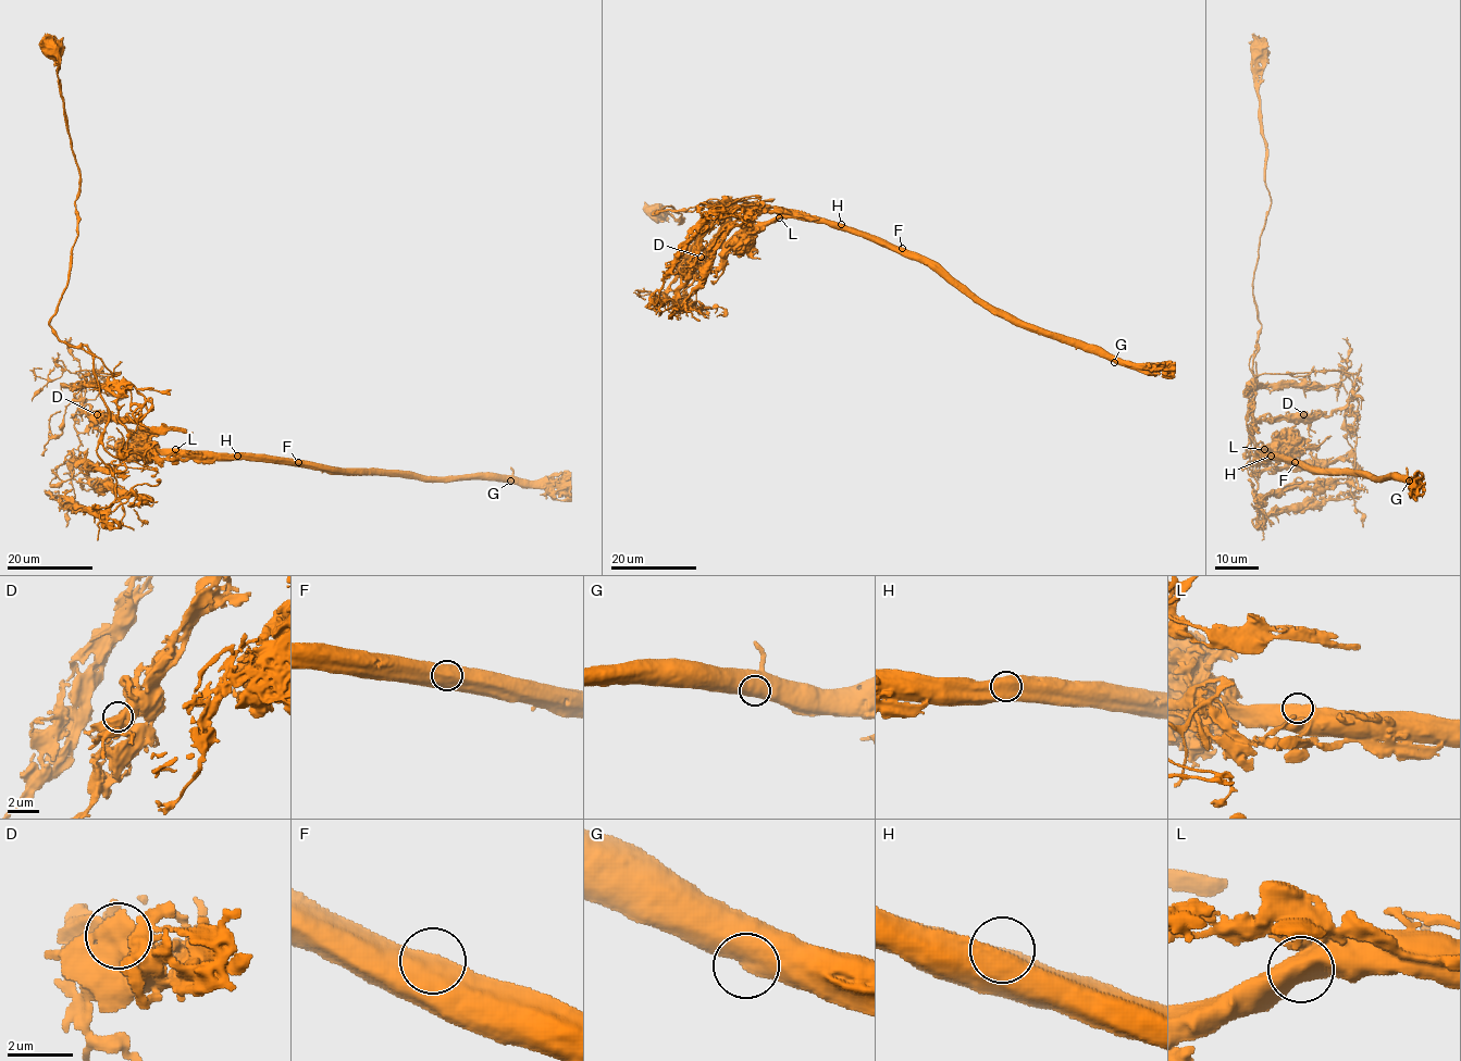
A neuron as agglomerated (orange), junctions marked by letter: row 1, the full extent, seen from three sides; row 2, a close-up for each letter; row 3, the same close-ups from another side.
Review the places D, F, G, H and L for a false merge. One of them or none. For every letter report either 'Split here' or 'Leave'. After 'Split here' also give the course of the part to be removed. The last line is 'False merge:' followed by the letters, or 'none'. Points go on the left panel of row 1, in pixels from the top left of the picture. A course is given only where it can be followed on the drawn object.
D: Leave
F: Leave
G: Leave
H: Leave
L: Split here. Course of the part to remove: (175, 450), (123, 454), (128, 431), (113, 375), (49, 324), (77, 233), (81, 170), (58, 46), (45, 33)
False merge: L

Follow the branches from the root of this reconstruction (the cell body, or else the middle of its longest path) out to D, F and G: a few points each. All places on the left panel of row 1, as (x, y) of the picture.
D: (53, 50), (79, 190), (66, 288), (49, 324), (61, 340), (101, 360), (131, 392), (138, 416), (97, 414)
F: (53, 50), (79, 190), (66, 288), (49, 324), (112, 374), (118, 420), (128, 433), (123, 454), (298, 462)
G: (53, 50), (79, 190), (66, 288), (49, 324), (112, 374), (124, 456), (274, 458), (510, 481)

